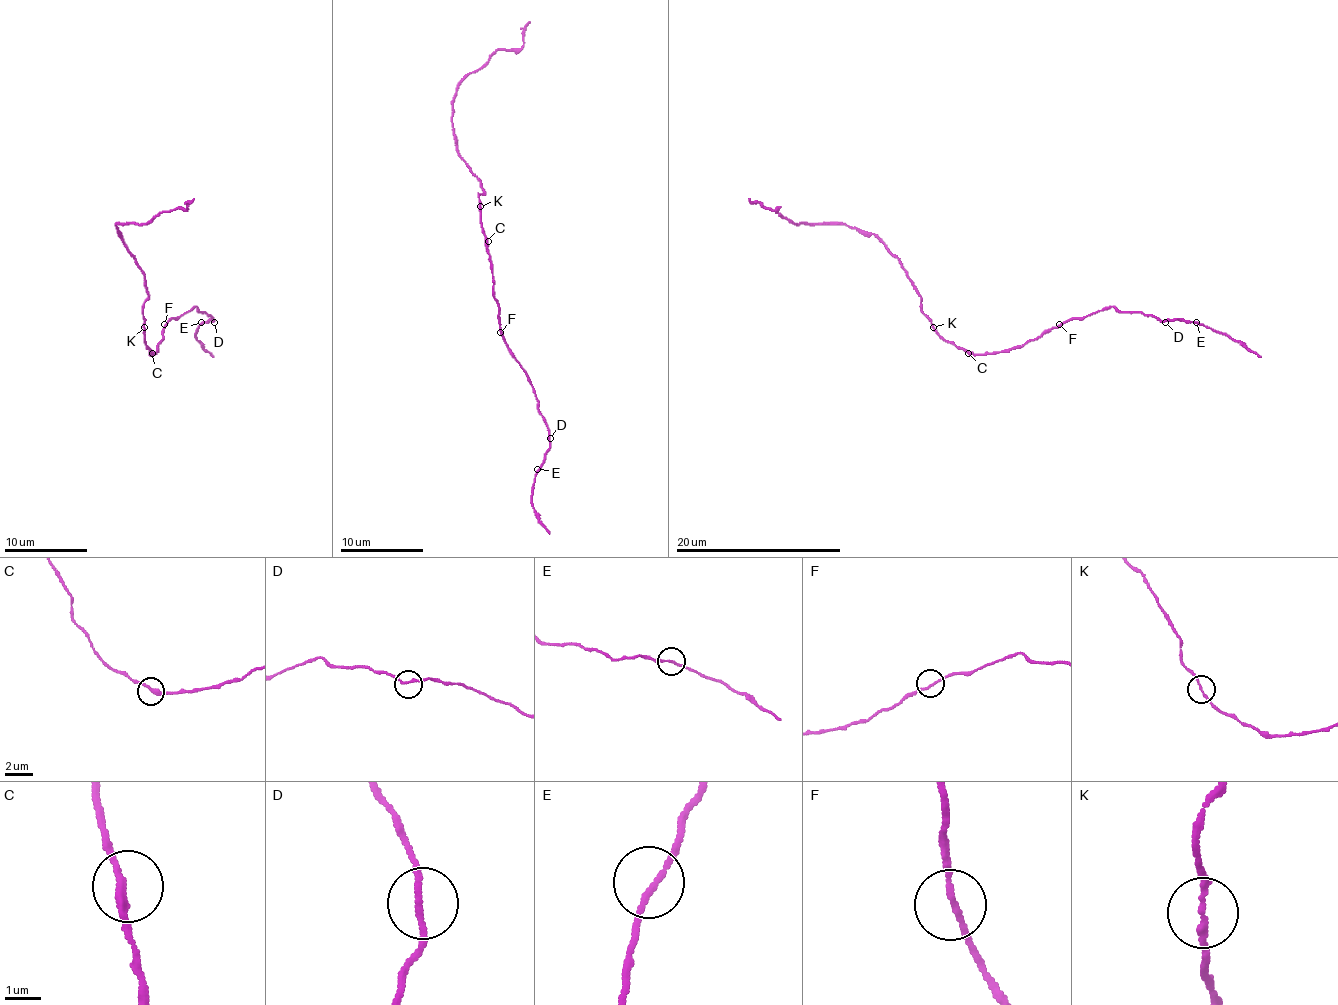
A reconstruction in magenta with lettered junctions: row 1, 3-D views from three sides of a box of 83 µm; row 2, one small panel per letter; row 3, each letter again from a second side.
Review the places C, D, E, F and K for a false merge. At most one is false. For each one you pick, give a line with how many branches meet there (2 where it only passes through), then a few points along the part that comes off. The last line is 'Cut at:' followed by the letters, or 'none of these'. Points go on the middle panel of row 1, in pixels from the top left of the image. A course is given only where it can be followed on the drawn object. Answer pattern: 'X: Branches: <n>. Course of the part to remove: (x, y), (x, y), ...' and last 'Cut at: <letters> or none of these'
Cut at: none of these

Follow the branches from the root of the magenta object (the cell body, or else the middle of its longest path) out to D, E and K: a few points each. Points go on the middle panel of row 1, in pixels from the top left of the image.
D: (485, 243), (494, 297), (498, 303), (498, 324), (510, 355), (533, 386), (537, 411), (550, 438)
E: (485, 243), (502, 336), (510, 355), (533, 386), (537, 411), (550, 433), (550, 448), (537, 469)
K: (485, 243), (479, 205)

